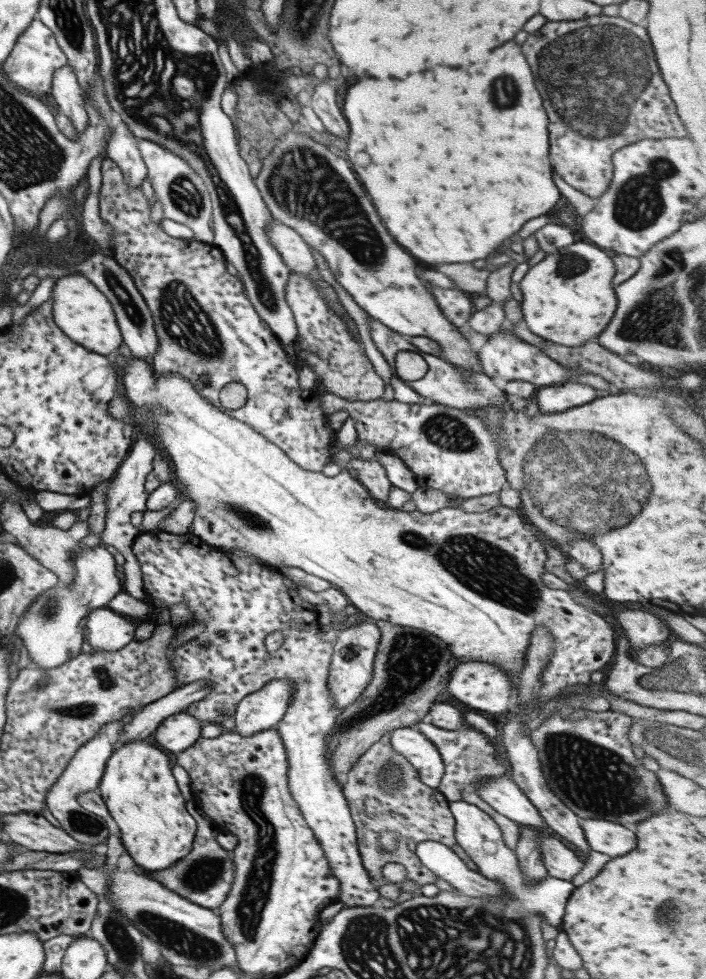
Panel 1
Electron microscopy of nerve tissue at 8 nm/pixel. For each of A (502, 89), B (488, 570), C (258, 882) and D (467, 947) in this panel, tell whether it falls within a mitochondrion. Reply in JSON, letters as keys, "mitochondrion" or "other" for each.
{"A":"mitochondrion","B":"mitochondrion","C":"mitochondrion","D":"mitochondrion"}

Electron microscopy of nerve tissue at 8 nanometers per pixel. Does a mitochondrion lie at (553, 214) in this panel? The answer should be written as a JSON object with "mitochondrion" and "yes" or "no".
{"mitochondrion":"no"}

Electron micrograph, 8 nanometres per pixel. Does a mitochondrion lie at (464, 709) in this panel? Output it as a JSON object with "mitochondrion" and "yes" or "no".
{"mitochondrion":"no"}

